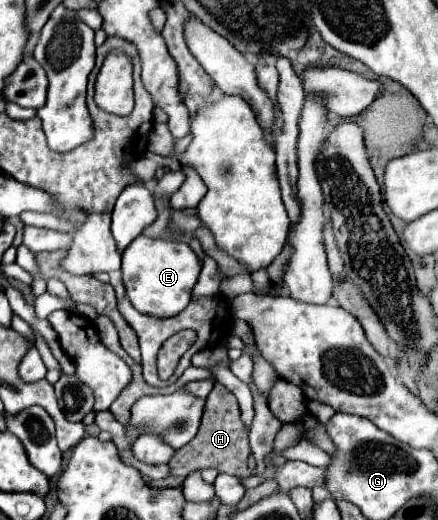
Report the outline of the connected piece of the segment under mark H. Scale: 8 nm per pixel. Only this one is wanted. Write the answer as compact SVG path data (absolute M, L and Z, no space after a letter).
M216 383L212 393L206 399L198 435L188 445L184 445L182 449L178 449L174 453L170 467L172 467L172 475L180 475L180 477L186 477L188 473L196 471L198 467L214 467L214 469L218 469L218 473L248 477L254 473L248 469L248 455L250 455L248 427L240 419L238 401L224 385Z

